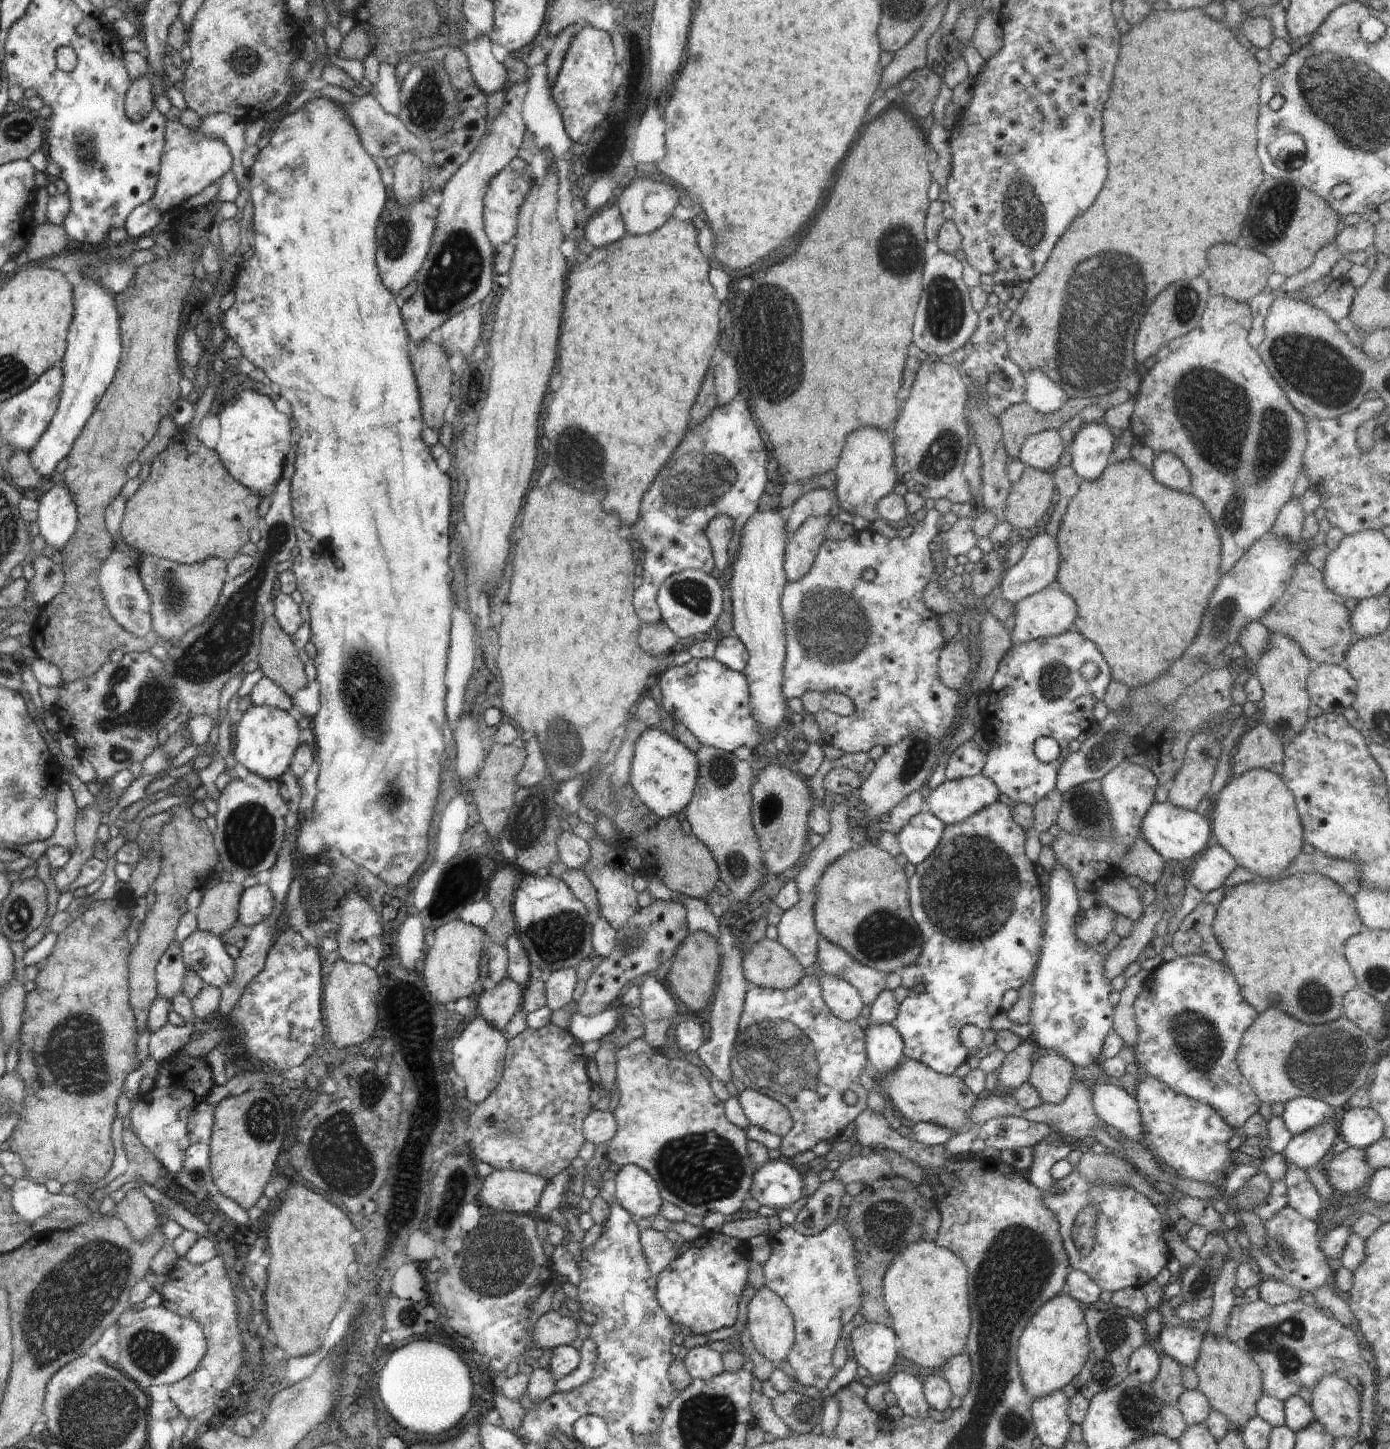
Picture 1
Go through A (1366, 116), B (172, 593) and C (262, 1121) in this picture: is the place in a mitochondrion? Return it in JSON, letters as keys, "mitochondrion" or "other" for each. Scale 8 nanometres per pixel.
{"A":"mitochondrion","B":"mitochondrion","C":"mitochondrion"}

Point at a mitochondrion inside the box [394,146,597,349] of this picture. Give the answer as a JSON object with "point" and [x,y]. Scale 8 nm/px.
{"point":[453,277]}

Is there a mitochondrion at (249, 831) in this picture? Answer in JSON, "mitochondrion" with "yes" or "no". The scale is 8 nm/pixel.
{"mitochondrion":"yes"}

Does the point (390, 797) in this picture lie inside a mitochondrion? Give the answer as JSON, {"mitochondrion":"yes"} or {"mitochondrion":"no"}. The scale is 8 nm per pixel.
{"mitochondrion":"yes"}

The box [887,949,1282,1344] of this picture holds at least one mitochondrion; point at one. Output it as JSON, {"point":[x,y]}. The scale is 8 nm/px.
{"point":[1195,1038]}

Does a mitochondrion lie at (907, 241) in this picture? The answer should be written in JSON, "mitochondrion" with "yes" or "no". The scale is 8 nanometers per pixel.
{"mitochondrion":"yes"}

